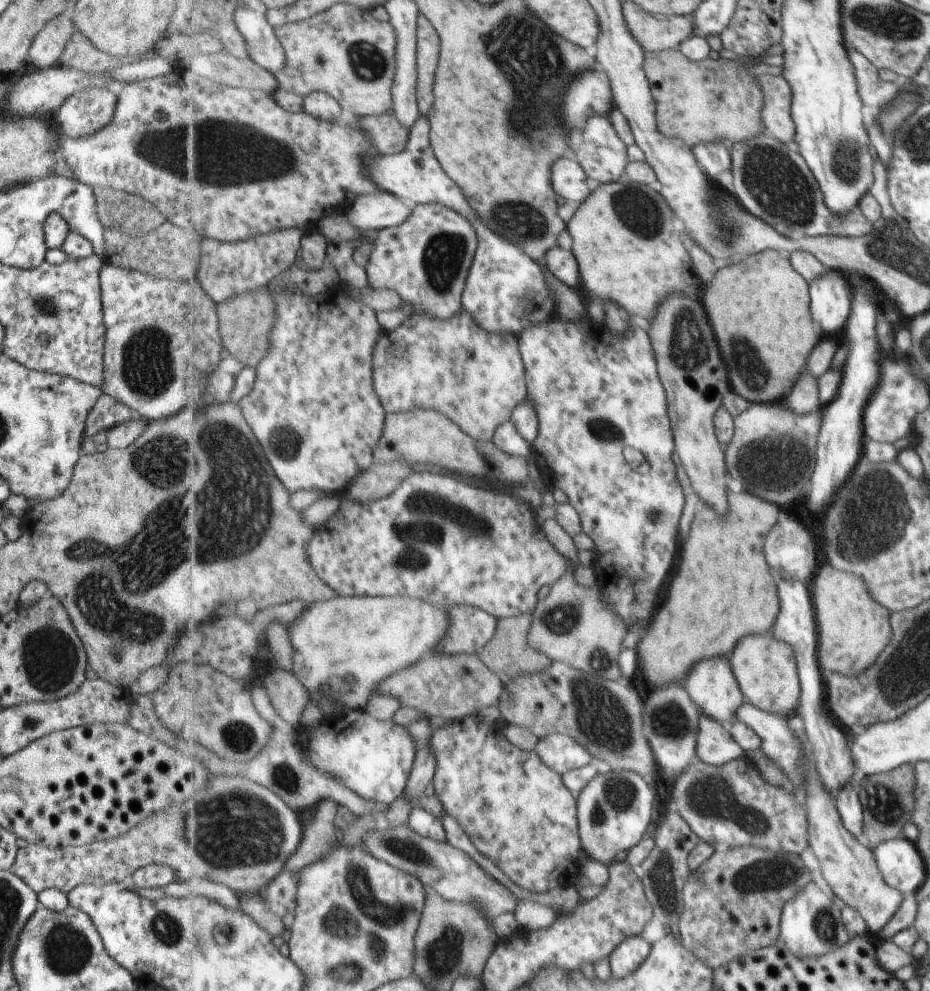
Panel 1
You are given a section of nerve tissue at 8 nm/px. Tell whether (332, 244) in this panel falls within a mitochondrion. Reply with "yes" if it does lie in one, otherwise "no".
no

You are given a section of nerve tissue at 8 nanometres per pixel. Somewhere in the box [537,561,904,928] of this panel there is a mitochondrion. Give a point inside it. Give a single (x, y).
(602, 720)

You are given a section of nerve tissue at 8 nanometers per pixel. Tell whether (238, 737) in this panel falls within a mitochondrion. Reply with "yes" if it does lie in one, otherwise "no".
yes

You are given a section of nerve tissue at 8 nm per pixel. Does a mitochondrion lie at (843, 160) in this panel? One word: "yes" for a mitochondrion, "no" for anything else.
yes

